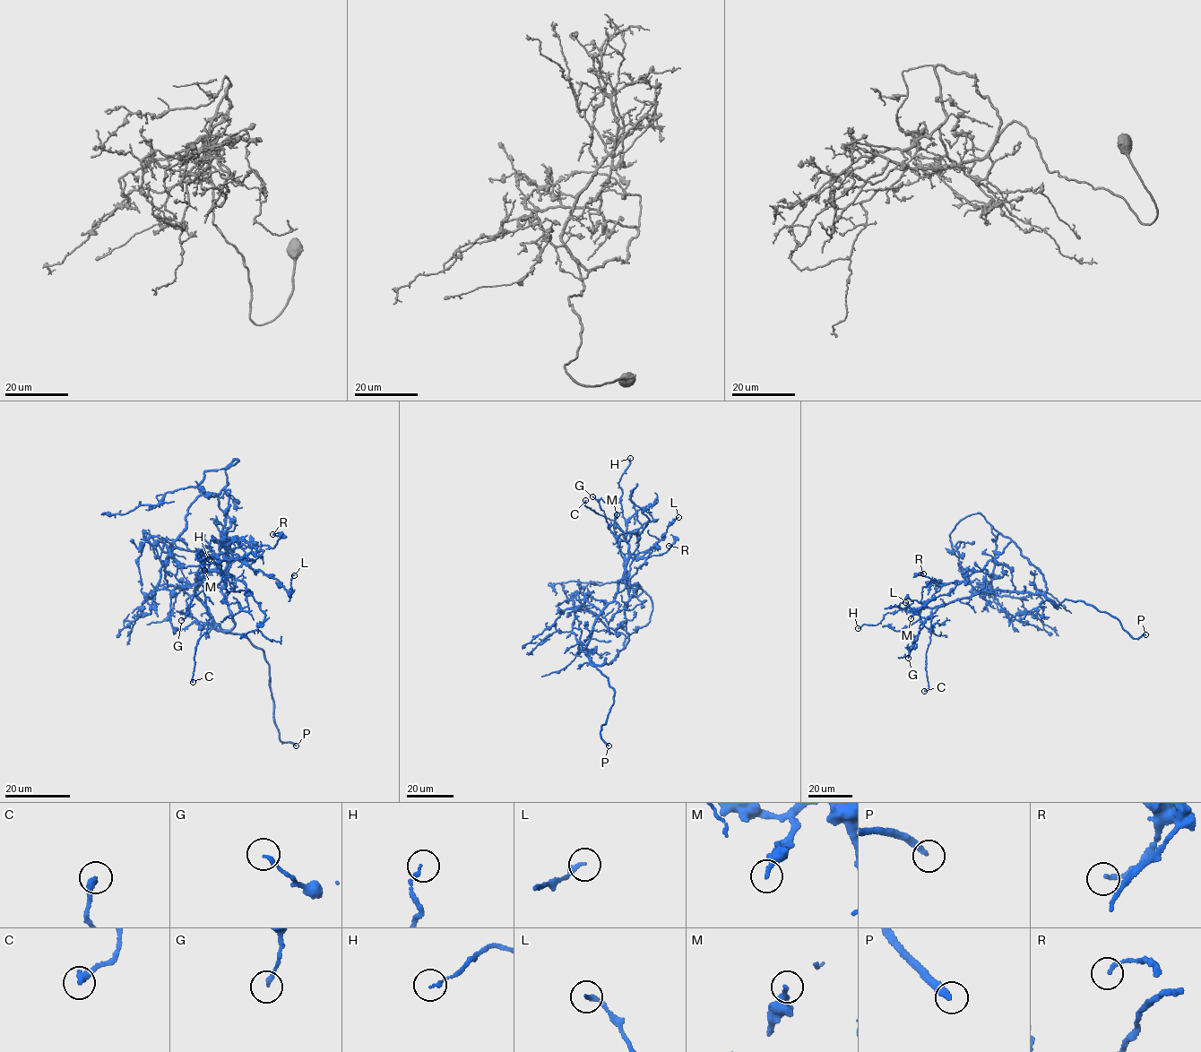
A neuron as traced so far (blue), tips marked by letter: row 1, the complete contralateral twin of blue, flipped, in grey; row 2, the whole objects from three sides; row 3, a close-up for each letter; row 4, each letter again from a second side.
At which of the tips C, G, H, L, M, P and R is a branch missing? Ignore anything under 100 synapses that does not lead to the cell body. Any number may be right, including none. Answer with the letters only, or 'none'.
P

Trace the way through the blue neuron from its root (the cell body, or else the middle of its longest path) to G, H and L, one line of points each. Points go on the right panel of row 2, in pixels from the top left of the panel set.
G: (989, 560), (983, 568), (968, 575), (976, 593), (932, 608), (907, 649), (908, 658)
H: (989, 560), (983, 568), (968, 575), (976, 593), (932, 607), (886, 613), (878, 624), (858, 628)
L: (989, 560), (983, 568), (956, 583), (949, 592), (928, 601), (916, 611), (905, 602)

